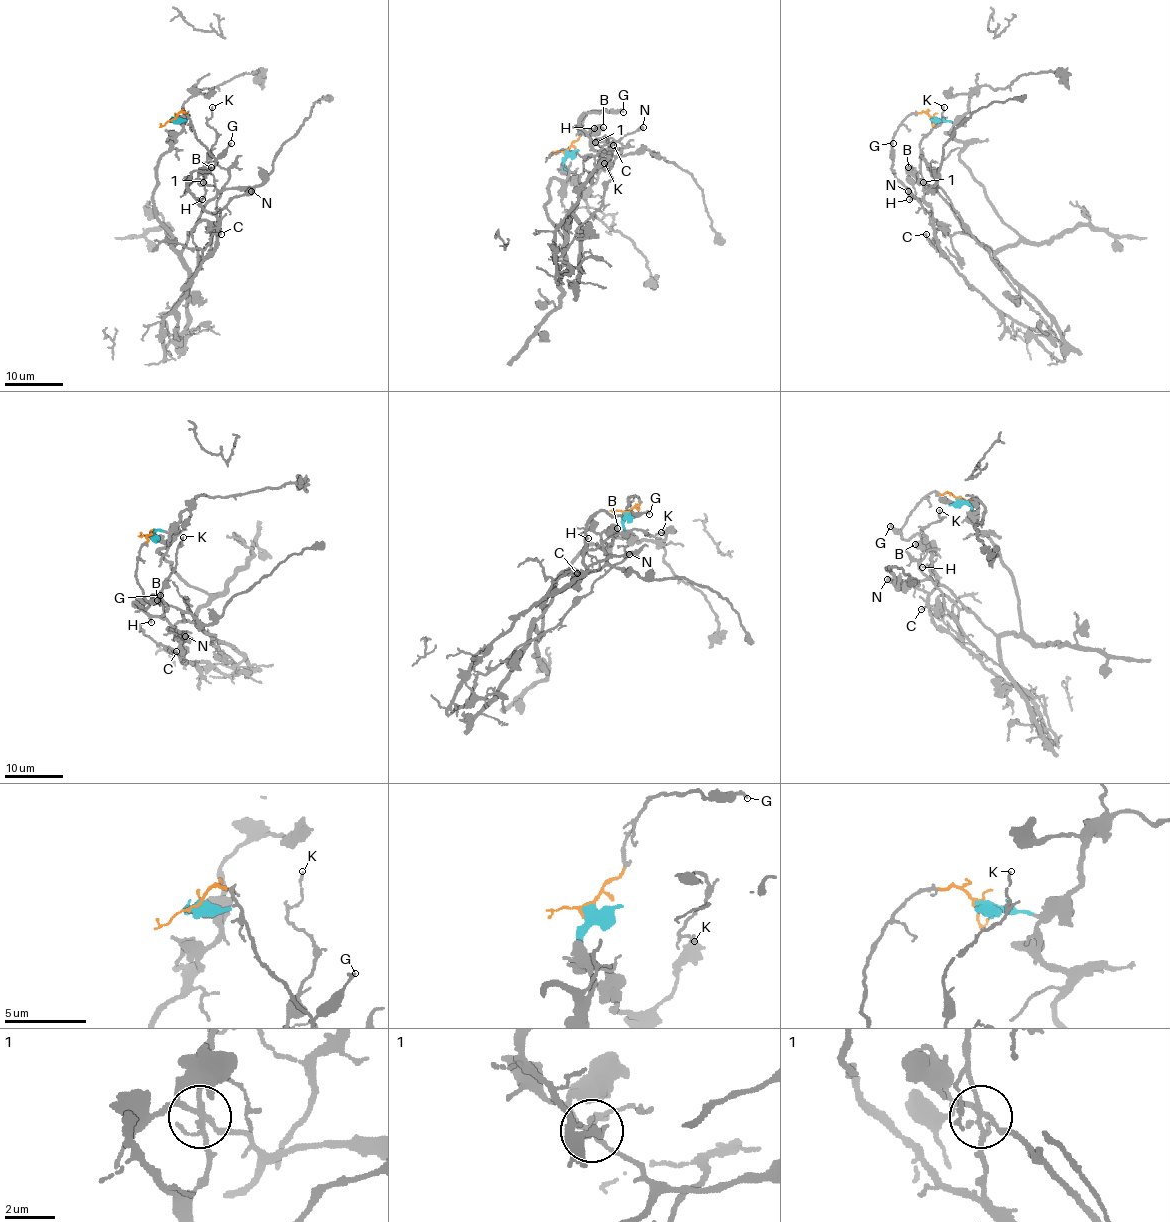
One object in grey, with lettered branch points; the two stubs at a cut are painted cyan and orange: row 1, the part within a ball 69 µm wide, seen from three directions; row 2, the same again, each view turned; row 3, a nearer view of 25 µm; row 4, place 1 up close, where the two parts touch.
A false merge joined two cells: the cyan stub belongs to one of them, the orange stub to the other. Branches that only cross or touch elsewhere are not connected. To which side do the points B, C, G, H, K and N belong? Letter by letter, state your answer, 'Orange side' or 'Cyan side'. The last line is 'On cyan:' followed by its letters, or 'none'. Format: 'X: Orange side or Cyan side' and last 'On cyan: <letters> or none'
B: Cyan side
C: Orange side
G: Orange side
H: Orange side
K: Orange side
N: Orange side
On cyan: B

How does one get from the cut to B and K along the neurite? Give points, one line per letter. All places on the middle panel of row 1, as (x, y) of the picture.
B: (565, 150), (574, 172), (551, 180), (545, 207), (564, 239), (578, 189), (609, 157), (590, 137), (603, 127)
K: (565, 150), (588, 112), (606, 109), (580, 119), (593, 140), (606, 138), (609, 149), (599, 160), (604, 163)

